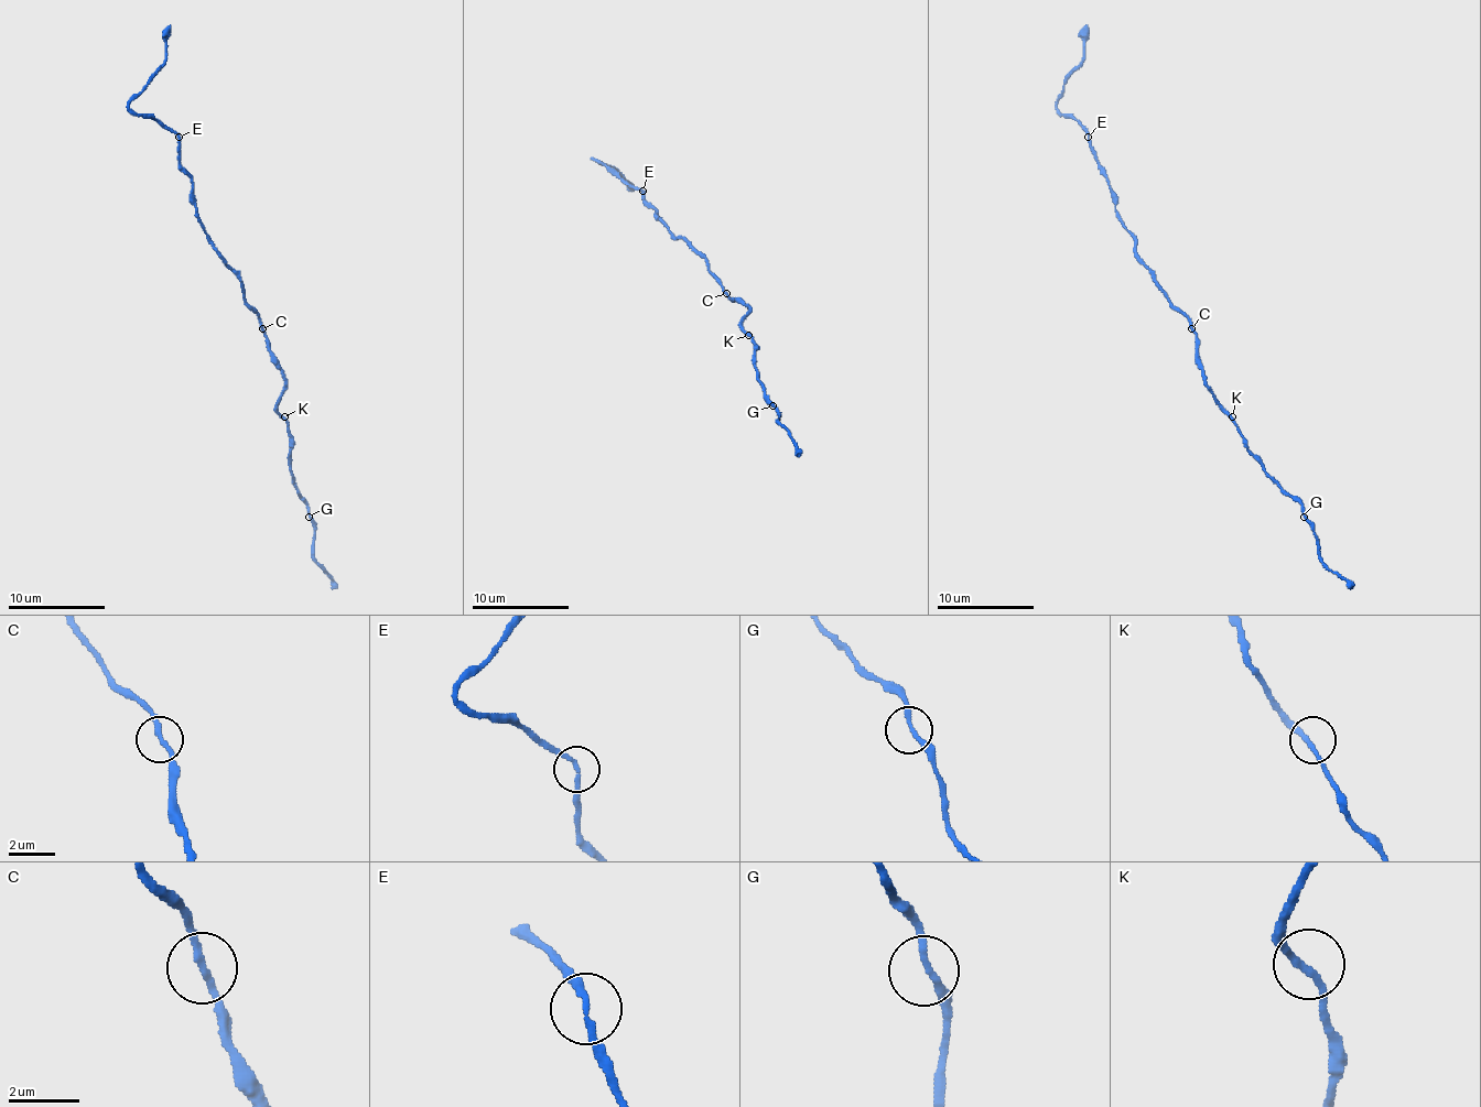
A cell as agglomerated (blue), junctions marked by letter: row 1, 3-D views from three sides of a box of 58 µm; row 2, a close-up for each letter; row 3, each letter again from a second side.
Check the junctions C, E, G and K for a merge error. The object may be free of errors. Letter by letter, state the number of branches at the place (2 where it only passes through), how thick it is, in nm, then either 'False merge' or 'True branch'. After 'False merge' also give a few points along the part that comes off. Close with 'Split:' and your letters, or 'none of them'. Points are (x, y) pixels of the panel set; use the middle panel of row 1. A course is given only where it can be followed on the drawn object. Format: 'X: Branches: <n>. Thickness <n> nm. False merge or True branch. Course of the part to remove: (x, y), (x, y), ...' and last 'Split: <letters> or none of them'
C: Branches: 2. Thickness 190 nm. True branch
E: Branches: 2. Thickness 190 nm. True branch
G: Branches: 2. Thickness 200 nm. True branch
K: Branches: 2. Thickness 200 nm. True branch
Split: none of them

